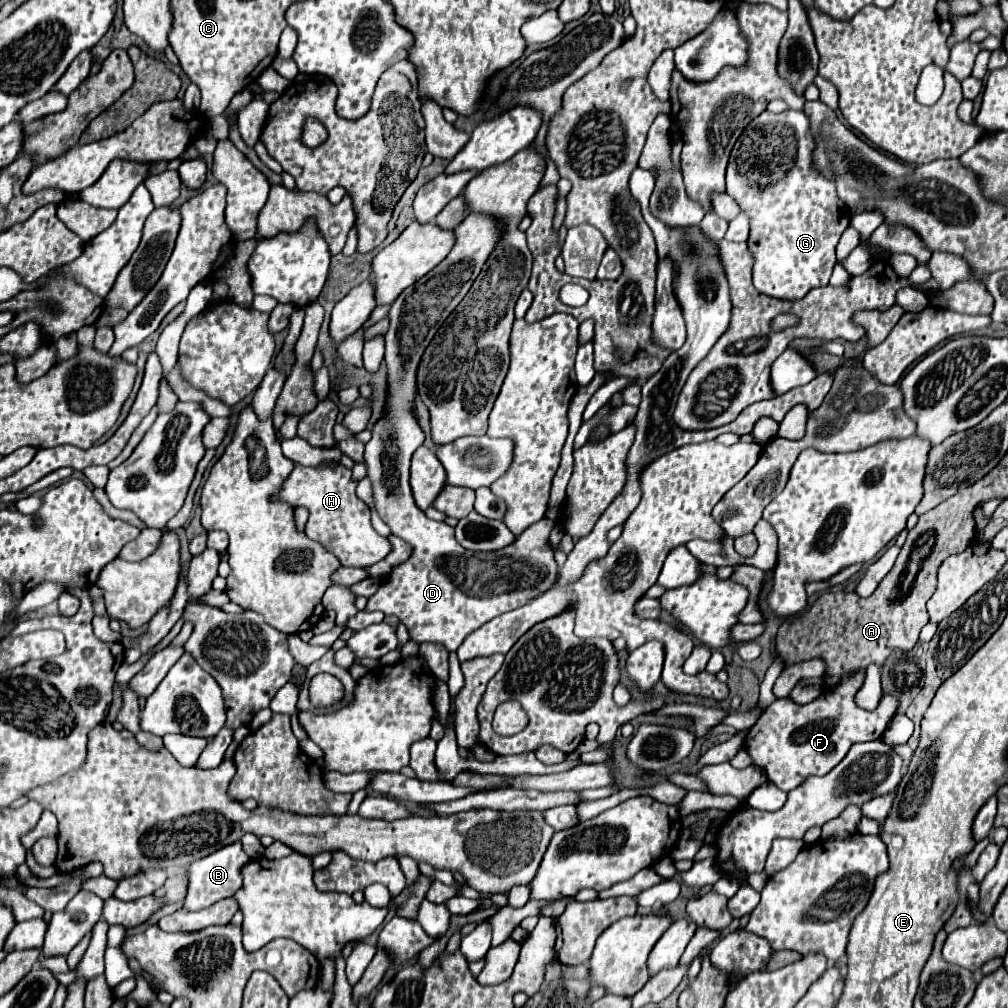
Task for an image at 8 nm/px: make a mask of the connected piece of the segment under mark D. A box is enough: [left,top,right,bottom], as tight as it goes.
[364,213,558,651]

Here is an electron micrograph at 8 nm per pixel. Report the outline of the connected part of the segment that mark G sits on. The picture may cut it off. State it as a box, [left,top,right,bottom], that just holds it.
[726,111,850,299]

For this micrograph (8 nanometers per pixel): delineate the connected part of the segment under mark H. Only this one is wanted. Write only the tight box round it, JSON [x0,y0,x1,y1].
[272,461,390,567]

